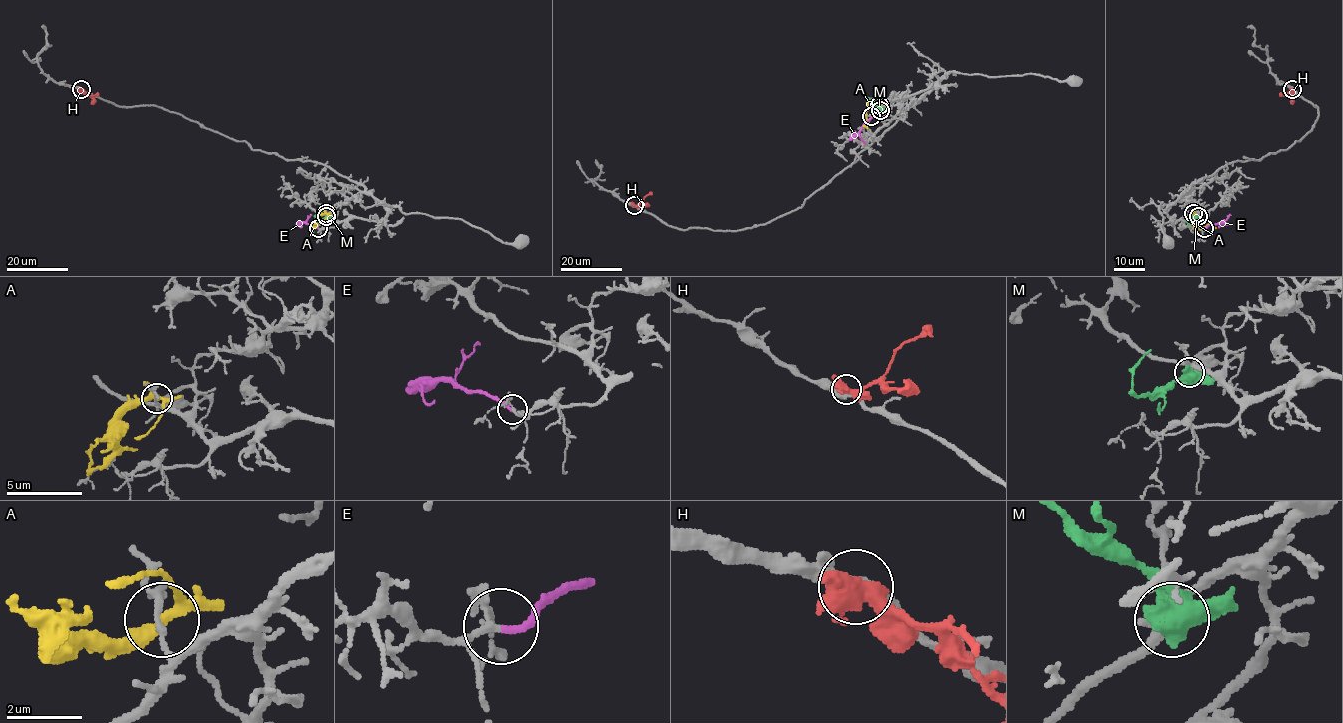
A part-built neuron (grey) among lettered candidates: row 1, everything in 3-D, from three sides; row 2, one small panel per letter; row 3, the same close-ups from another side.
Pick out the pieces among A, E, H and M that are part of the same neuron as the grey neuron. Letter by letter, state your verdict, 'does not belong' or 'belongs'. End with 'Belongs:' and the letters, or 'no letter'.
A: does not belong
E: belongs
H: does not belong
M: does not belong
Belongs: E

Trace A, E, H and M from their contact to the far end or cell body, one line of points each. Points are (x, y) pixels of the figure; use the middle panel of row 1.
A: (880, 105), (866, 111), (866, 126), (863, 126)
E: (871, 116), (859, 132), (864, 143)
H: (634, 205), (652, 192)
M: (880, 110), (868, 98), (872, 98)

